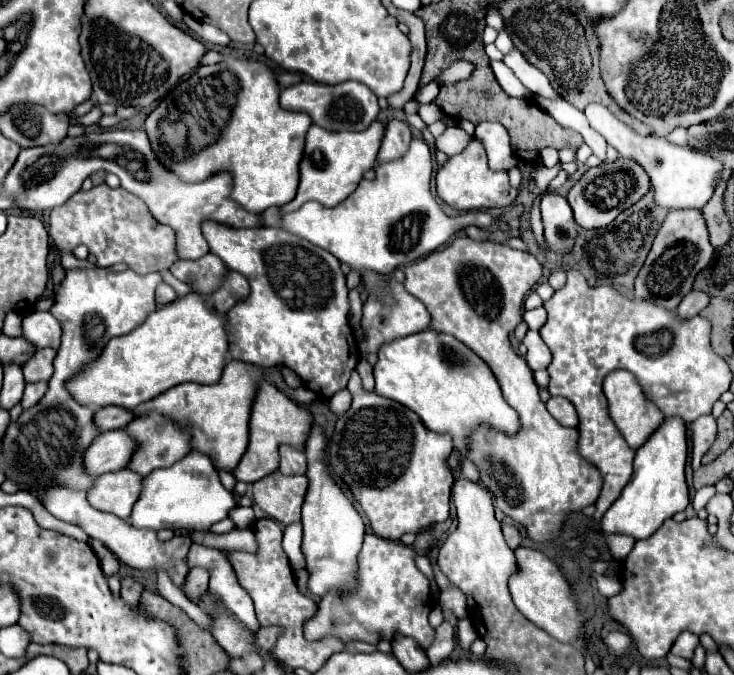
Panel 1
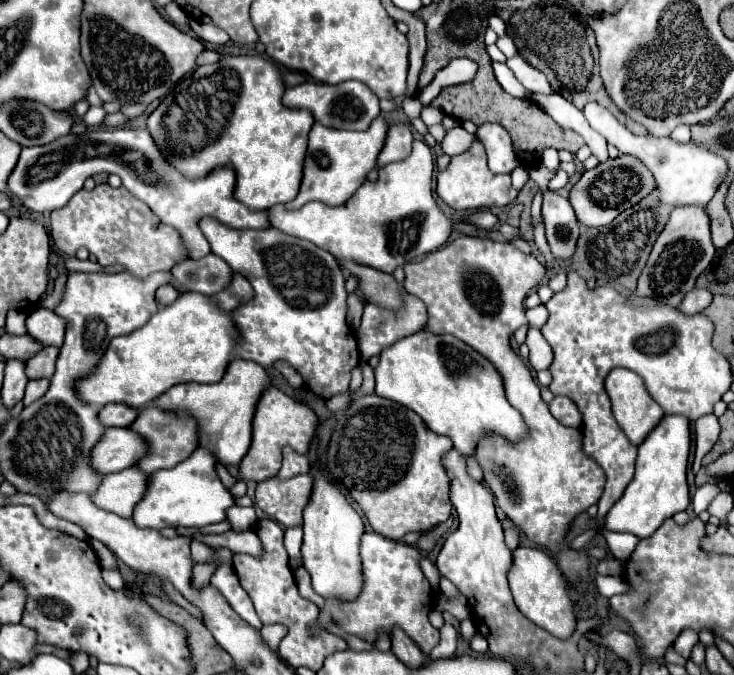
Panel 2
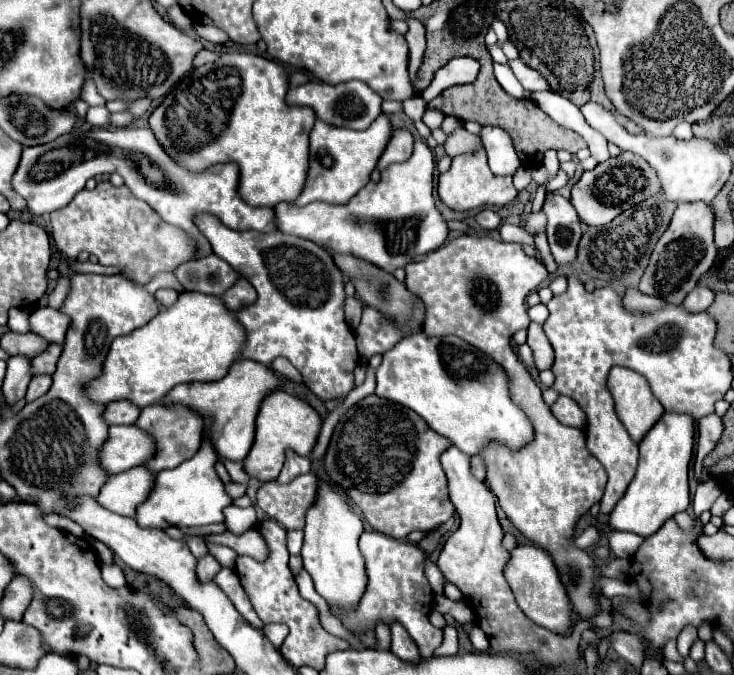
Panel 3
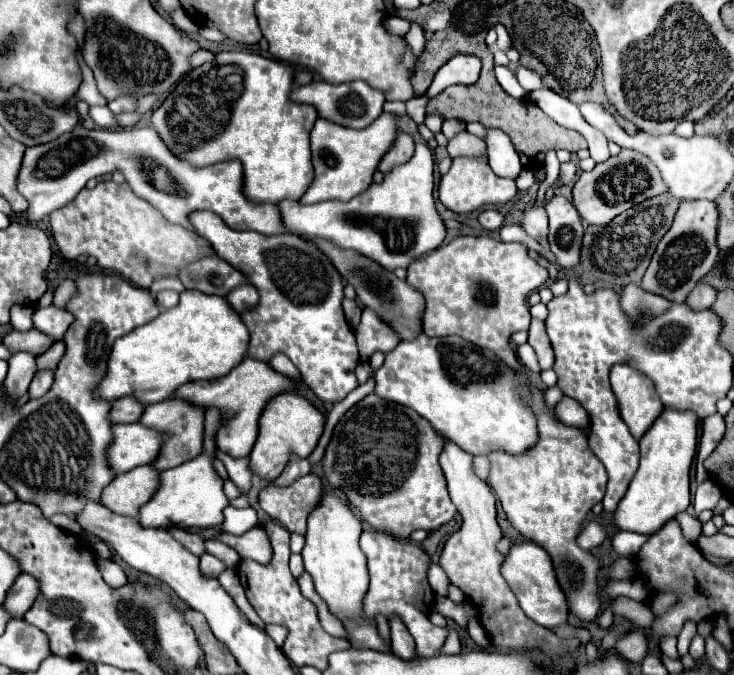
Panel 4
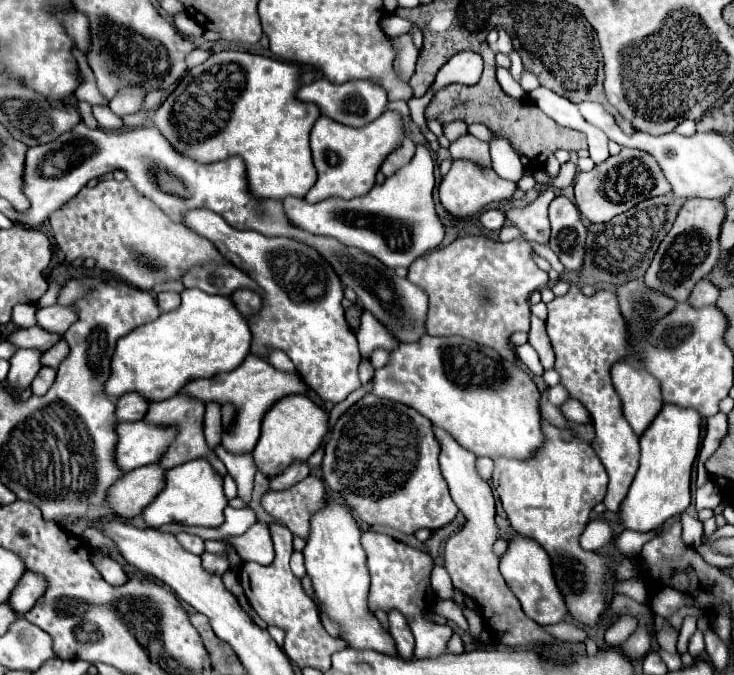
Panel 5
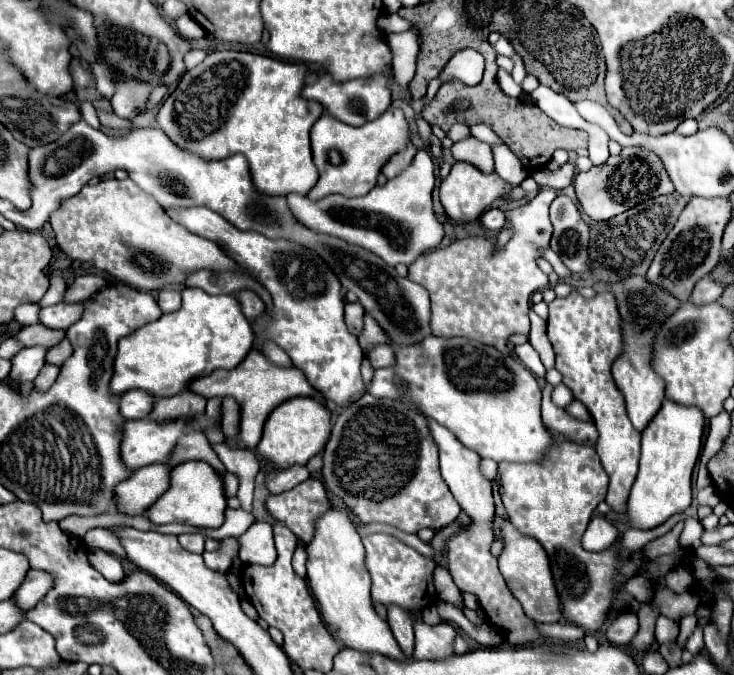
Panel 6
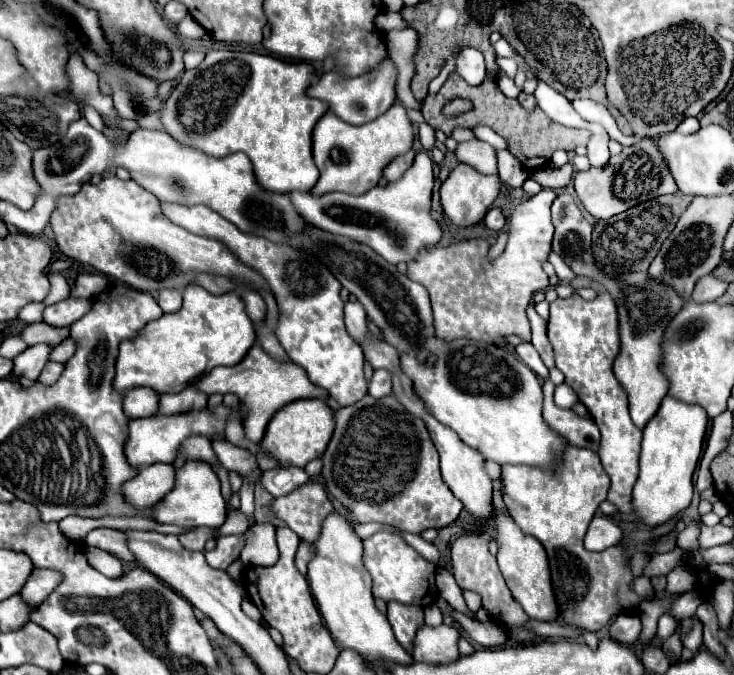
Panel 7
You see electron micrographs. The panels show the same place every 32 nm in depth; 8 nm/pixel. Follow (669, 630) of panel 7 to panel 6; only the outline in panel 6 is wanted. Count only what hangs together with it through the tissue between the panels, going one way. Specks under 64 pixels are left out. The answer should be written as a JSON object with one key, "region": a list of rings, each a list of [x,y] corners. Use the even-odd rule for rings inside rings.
{"region":[[[660,615],[656,620],[655,639],[659,643],[668,644],[672,650],[672,644],[679,634],[679,626],[676,622],[668,617]]]}

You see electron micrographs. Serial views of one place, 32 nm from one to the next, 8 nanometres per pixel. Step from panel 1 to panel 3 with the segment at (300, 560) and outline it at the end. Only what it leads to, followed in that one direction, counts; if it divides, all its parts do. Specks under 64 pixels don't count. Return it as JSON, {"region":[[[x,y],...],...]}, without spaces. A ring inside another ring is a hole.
{"region":[[[290,530],[286,534],[286,546],[290,556],[300,556],[300,548],[302,548],[302,532],[300,530]]]}

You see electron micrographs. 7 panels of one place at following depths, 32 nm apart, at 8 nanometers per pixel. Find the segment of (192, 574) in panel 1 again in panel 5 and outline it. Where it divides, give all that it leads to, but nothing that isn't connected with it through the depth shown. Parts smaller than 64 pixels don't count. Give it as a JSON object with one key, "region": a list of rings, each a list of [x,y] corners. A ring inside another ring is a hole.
{"region":[[[202,554],[202,568],[206,568],[210,574],[224,574],[228,570],[228,560],[224,556],[216,554]]]}

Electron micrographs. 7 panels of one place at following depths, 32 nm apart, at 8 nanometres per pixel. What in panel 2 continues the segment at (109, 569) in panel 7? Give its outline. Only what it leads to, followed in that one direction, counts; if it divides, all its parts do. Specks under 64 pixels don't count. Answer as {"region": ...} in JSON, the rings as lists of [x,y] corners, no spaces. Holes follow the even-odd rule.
{"region":[[[102,570],[102,576],[104,576],[104,582],[112,590],[120,590],[124,586],[124,580],[122,580],[122,576],[120,576],[118,570]]]}

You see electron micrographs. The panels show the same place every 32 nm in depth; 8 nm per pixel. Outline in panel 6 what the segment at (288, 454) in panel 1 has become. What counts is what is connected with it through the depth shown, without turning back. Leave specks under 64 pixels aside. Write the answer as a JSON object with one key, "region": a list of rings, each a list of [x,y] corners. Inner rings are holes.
{"region":[[[290,466],[286,470],[280,470],[280,472],[270,472],[266,474],[266,486],[272,494],[280,494],[280,492],[286,492],[290,488],[294,488],[296,484],[304,482],[306,478],[310,478],[310,472],[306,466]]]}

